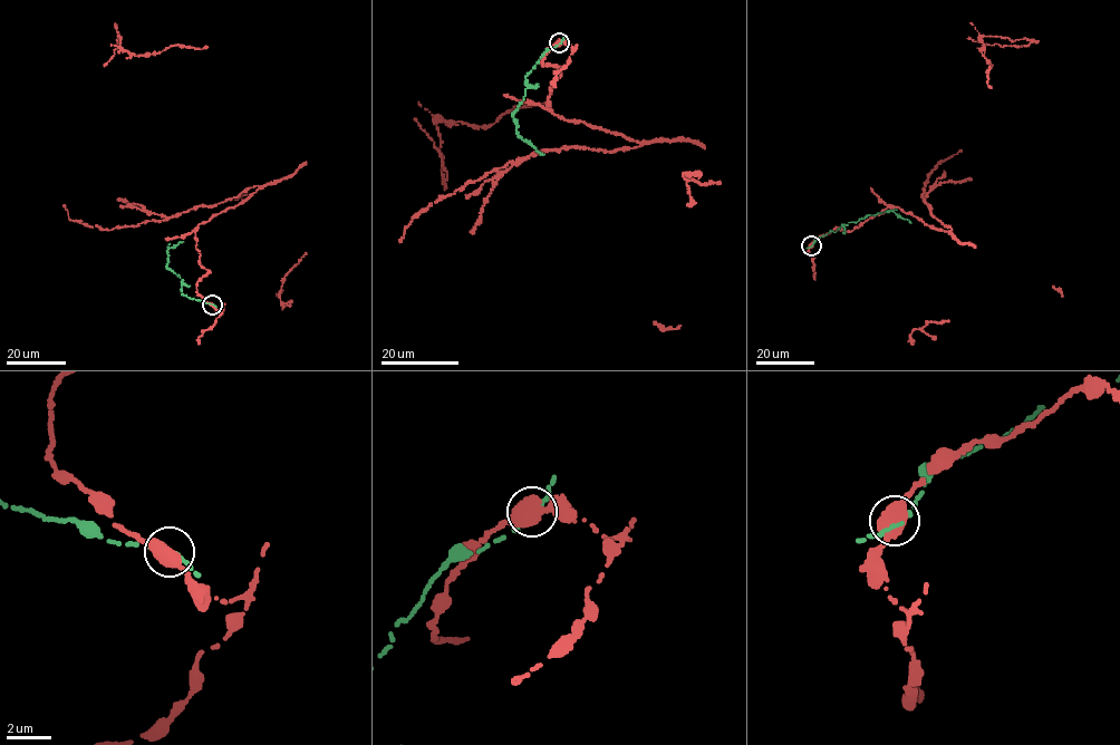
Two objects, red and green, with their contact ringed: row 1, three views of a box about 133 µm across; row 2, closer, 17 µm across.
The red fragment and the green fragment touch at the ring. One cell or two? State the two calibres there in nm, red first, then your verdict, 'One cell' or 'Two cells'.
Thickness 500 nm (red) against 190 nm. Two cells

